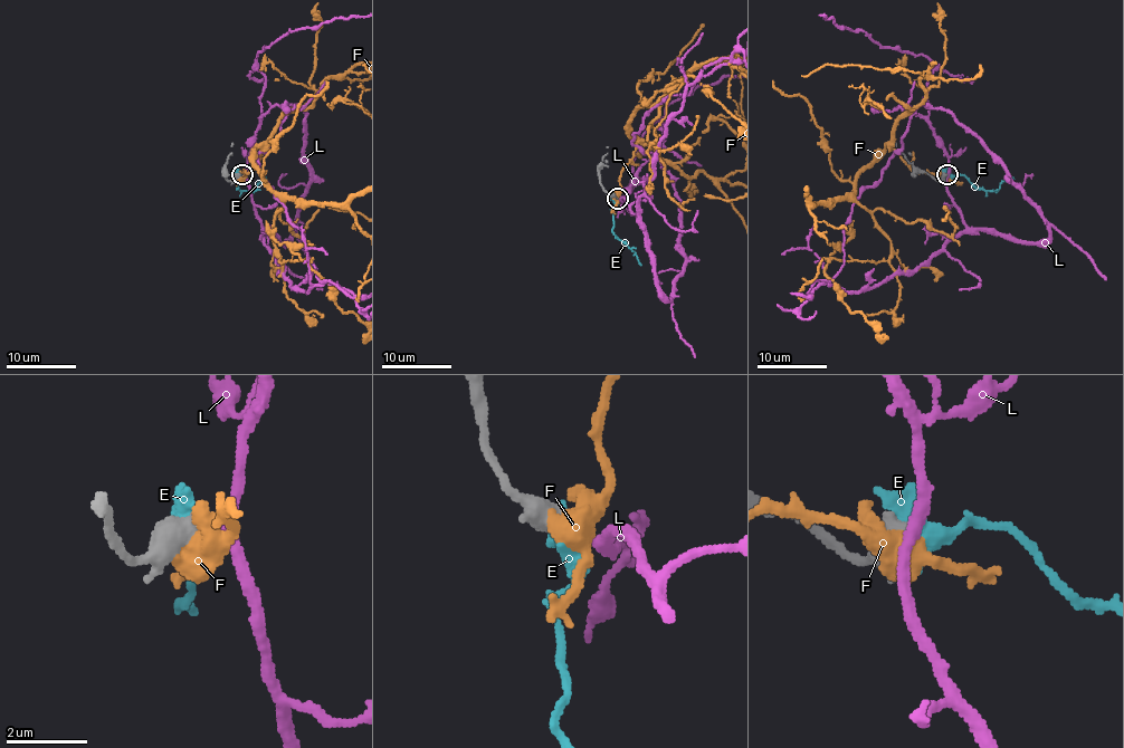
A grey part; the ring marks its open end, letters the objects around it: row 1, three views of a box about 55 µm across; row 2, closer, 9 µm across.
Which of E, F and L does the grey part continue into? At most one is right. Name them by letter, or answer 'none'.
L

